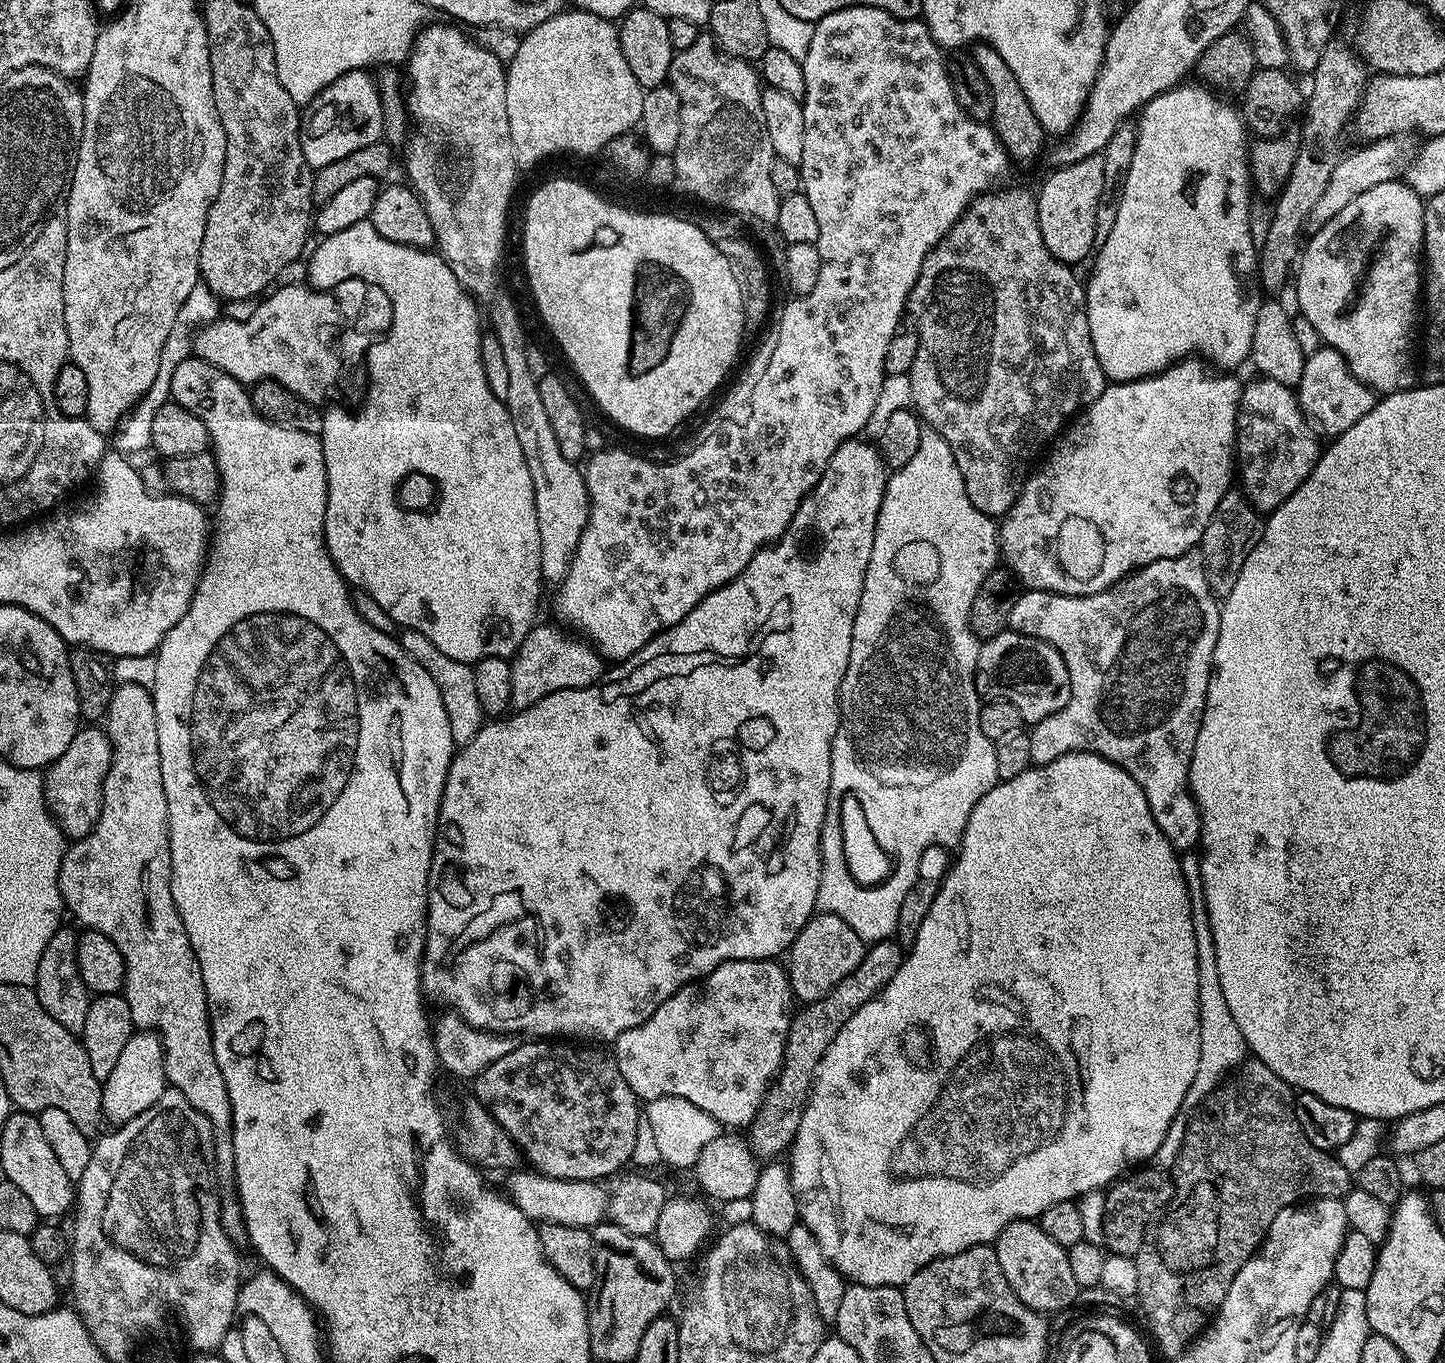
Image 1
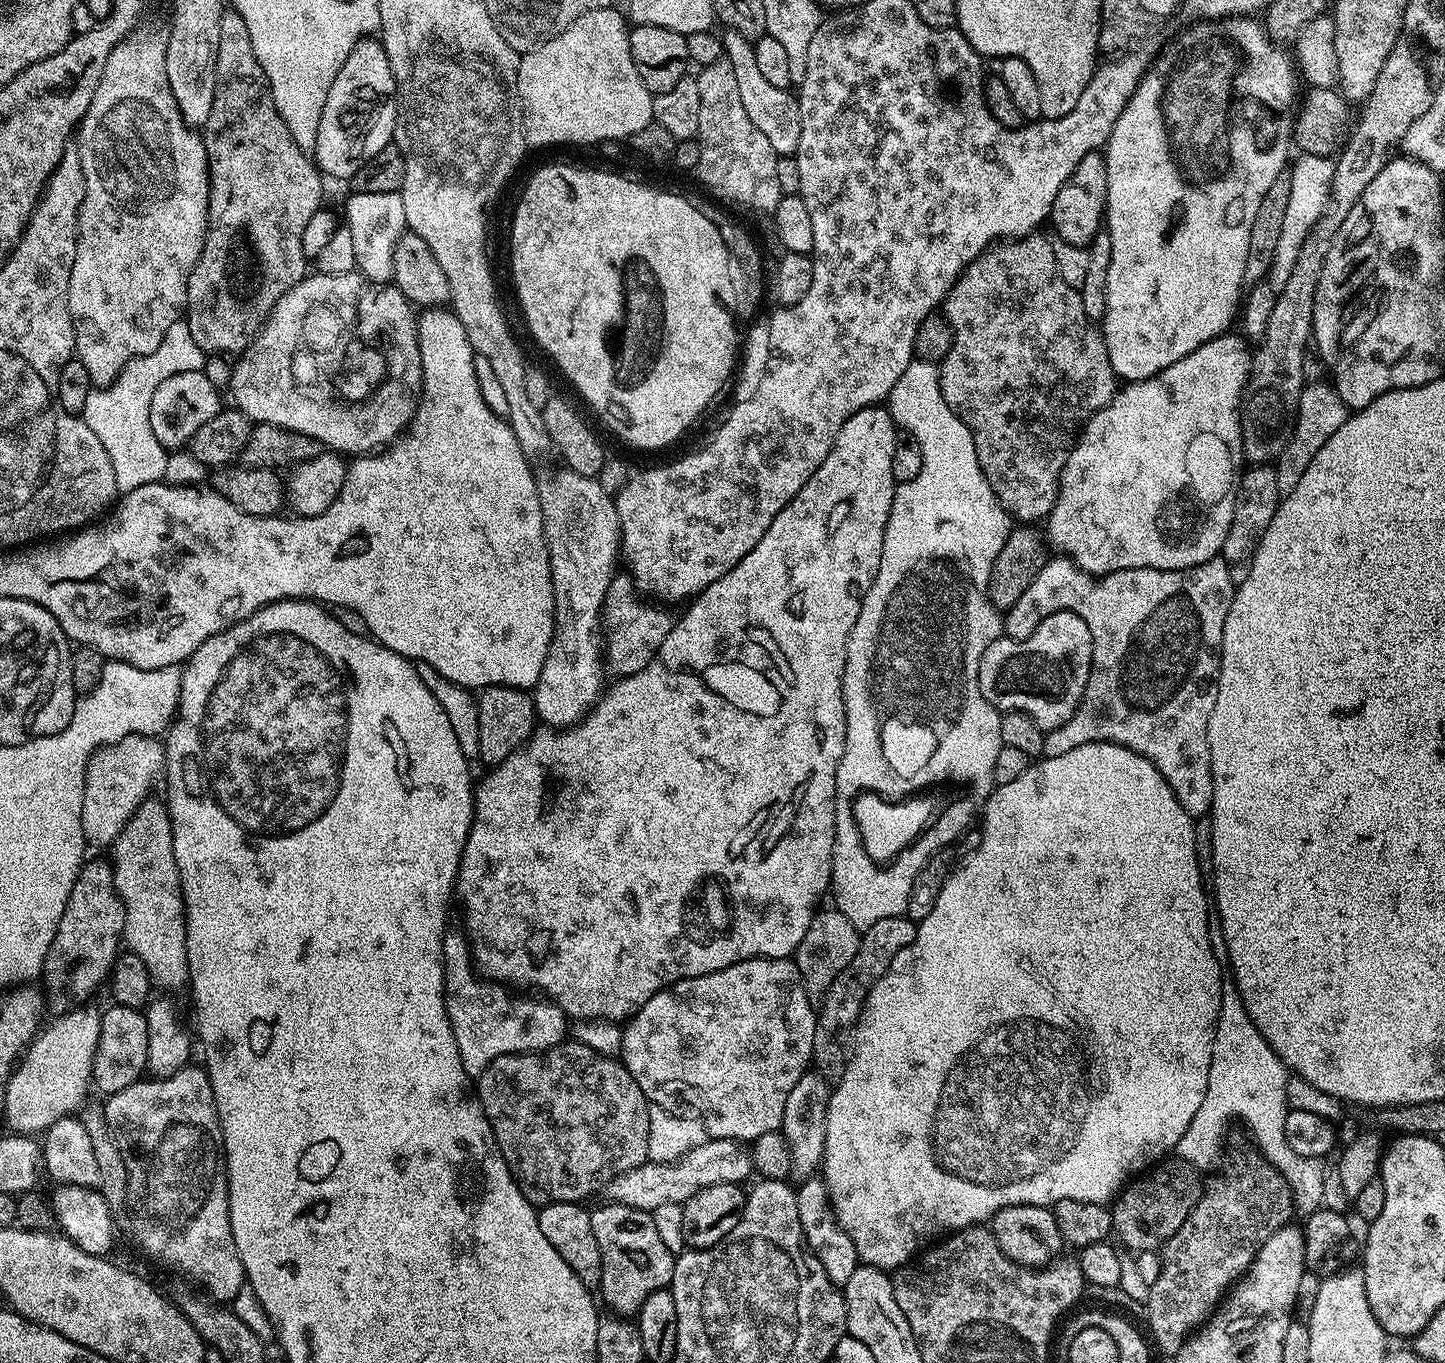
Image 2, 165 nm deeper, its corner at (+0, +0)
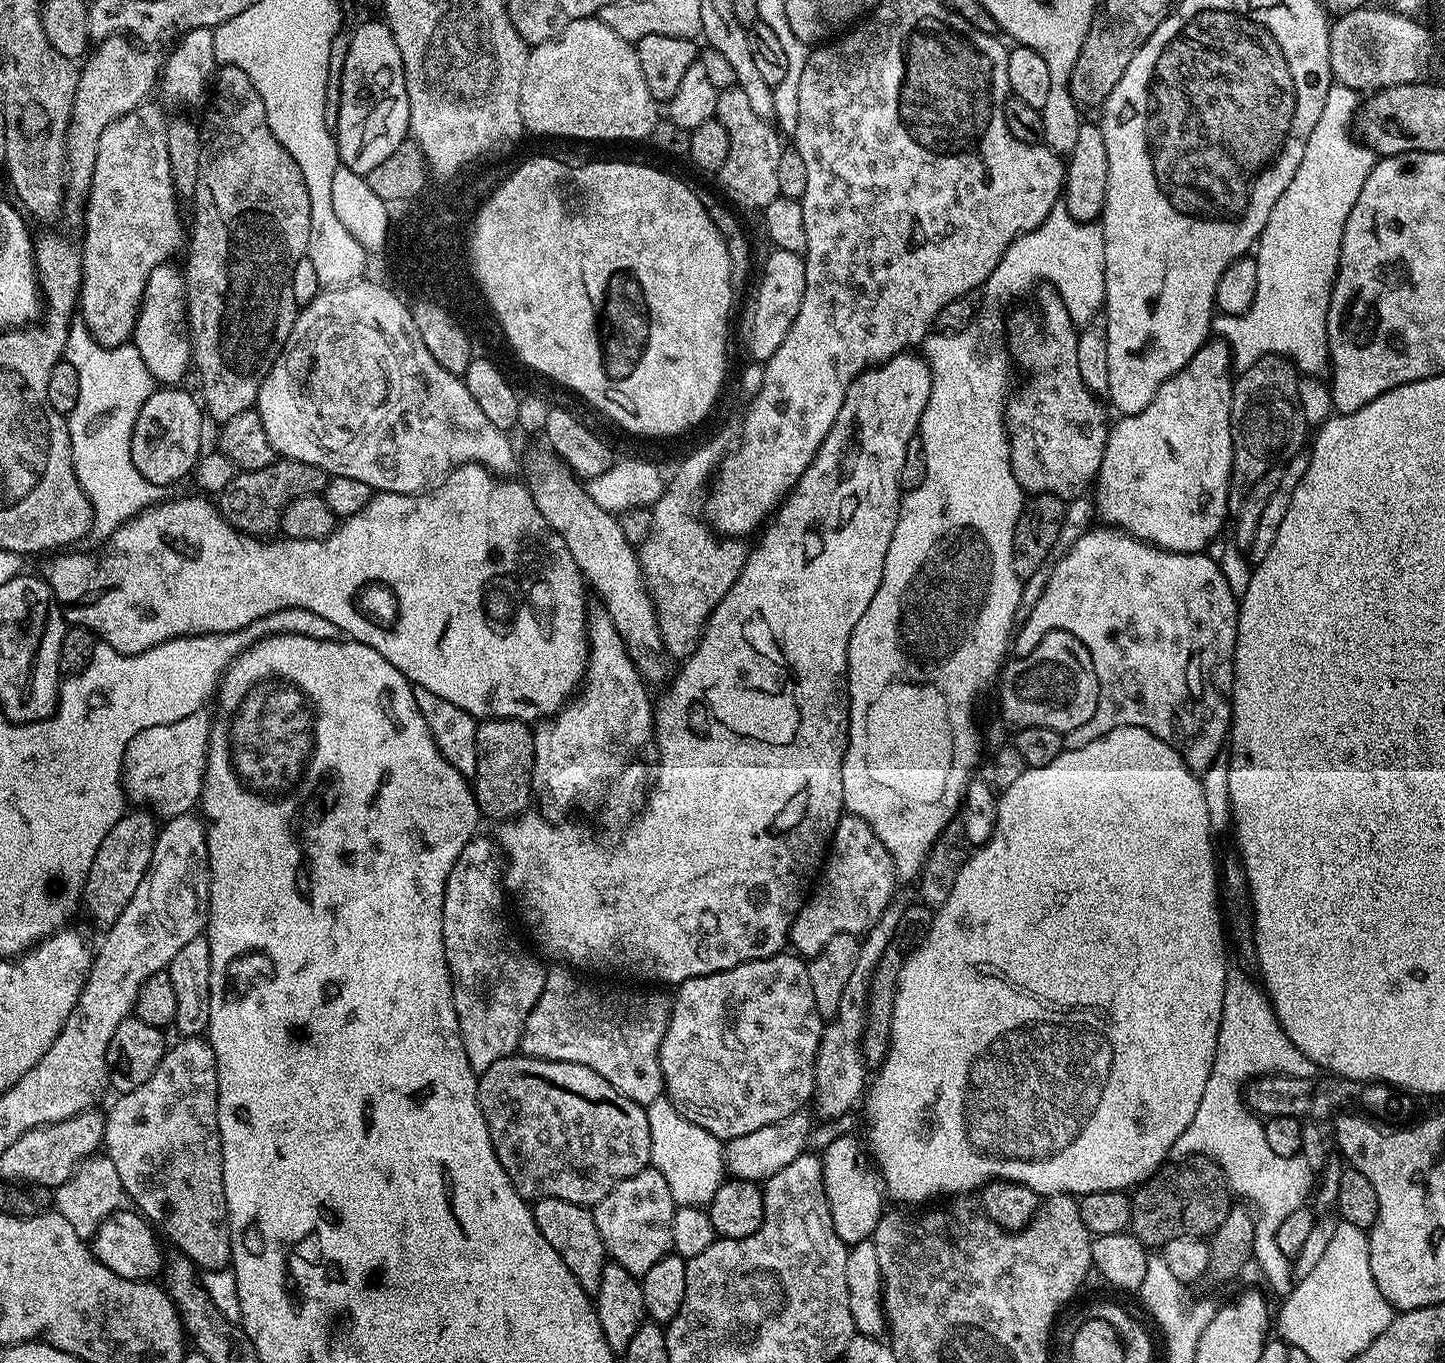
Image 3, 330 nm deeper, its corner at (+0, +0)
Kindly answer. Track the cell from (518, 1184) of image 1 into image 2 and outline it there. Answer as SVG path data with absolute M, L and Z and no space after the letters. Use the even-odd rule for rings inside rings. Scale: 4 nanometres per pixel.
M710 1138L672 1164L649 1162L622 1174L608 1184L606 1196L609 1201L617 1204L652 1212L658 1206L666 1206L666 1202L684 1205L694 1194L698 1194L698 1190L706 1190L706 1186L743 1185L744 1179L750 1174L753 1175L753 1172L753 1153L741 1141Z

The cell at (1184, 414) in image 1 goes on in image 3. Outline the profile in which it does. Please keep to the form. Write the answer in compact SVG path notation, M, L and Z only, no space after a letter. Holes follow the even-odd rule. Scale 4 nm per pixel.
M1219 338L1209 339L1190 358L1190 362L1178 374L1174 374L1154 394L1150 406L1133 416L1120 416L1109 427L1108 441L1104 443L1104 457L1094 481L1094 512L1100 516L1105 525L1128 532L1138 540L1153 544L1155 548L1165 548L1168 552L1204 552L1207 544L1220 532L1224 519L1230 516L1228 510L1228 483L1232 473L1232 427L1230 426L1230 402L1232 401L1232 386L1234 383L1234 365L1232 363L1232 349Z

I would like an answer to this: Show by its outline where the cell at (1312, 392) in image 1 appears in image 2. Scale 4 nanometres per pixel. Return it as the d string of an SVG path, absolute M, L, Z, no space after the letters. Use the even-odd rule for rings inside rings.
M1305 383L1302 394L1298 398L1298 410L1296 411L1296 425L1292 431L1290 442L1286 442L1286 450L1274 462L1276 477L1278 478L1278 494L1281 498L1288 496L1294 486L1298 486L1298 481L1302 479L1302 474L1306 466L1310 466L1314 454L1338 434L1338 430L1347 422L1350 409L1342 402L1342 398L1332 387L1331 383L1312 384Z

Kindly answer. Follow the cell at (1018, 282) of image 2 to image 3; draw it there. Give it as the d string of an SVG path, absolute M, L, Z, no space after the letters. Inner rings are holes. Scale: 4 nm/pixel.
M1044 286L1040 293L1036 296L1036 312L1016 312L1009 320L1006 320L1006 347L1010 353L1011 359L1014 361L1015 367L1020 368L1028 377L1024 380L1024 385L1020 389L1013 391L1009 395L1007 405L1004 410L1004 427L1008 429L1008 445L1010 446L1010 462L1014 470L1014 478L1018 482L1018 486L1023 488L1025 493L1041 496L1042 494L1050 494L1057 496L1059 500L1065 502L1074 500L1078 496L1083 496L1093 487L1097 473L1100 472L1102 458L1104 457L1104 443L1108 441L1108 430L1110 427L1110 419L1104 413L1104 408L1099 404L1097 397L1082 382L1082 373L1078 370L1078 326L1070 318L1070 314L1064 305L1064 299L1061 298L1059 292L1051 286Z

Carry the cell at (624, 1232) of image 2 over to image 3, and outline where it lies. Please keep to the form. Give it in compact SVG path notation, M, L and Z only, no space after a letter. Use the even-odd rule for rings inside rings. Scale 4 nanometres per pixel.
M649 1166L618 1182L592 1212L611 1263L622 1266L622 1270L628 1270L634 1277L643 1278L654 1262L672 1252L672 1223L677 1207L672 1201L670 1186L666 1186L666 1178L662 1178L657 1168Z

